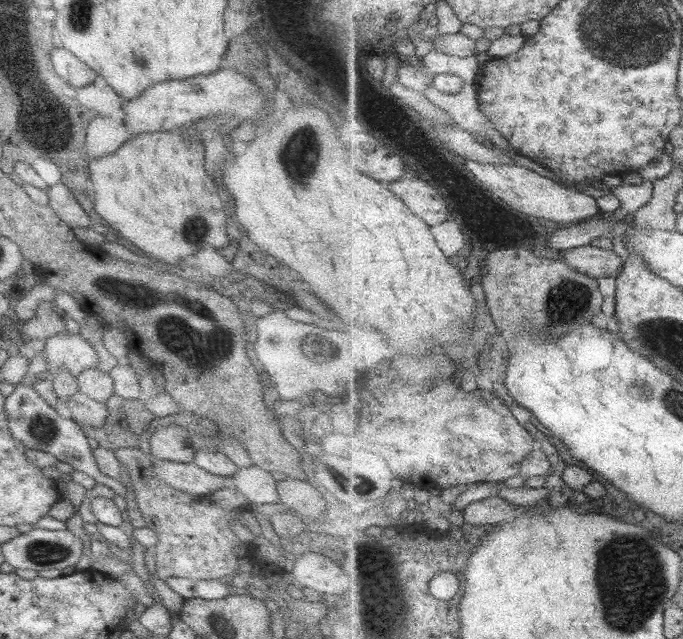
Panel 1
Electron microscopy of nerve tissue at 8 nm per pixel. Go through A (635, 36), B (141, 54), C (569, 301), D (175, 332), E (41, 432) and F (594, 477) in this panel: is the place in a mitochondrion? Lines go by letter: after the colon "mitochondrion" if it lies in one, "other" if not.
A: mitochondrion
B: mitochondrion
C: mitochondrion
D: mitochondrion
E: mitochondrion
F: other

